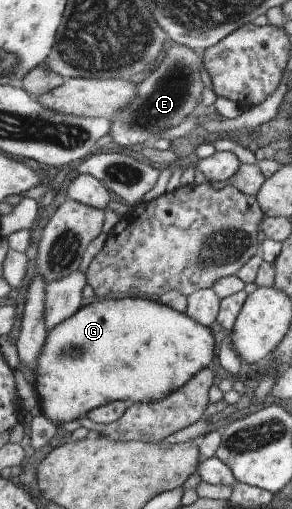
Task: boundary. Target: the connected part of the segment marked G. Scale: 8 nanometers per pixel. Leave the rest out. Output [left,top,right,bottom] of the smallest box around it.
[33,296,213,427]

